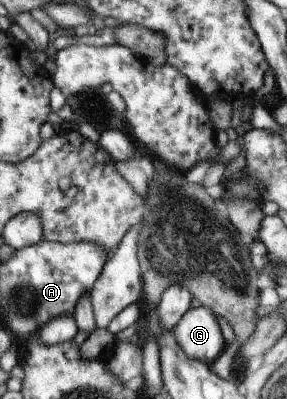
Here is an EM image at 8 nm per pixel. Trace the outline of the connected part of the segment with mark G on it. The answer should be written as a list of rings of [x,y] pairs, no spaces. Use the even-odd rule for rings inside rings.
[[[208,306],[193,307],[173,329],[180,348],[188,357],[212,363],[222,354],[227,342],[214,315]]]

